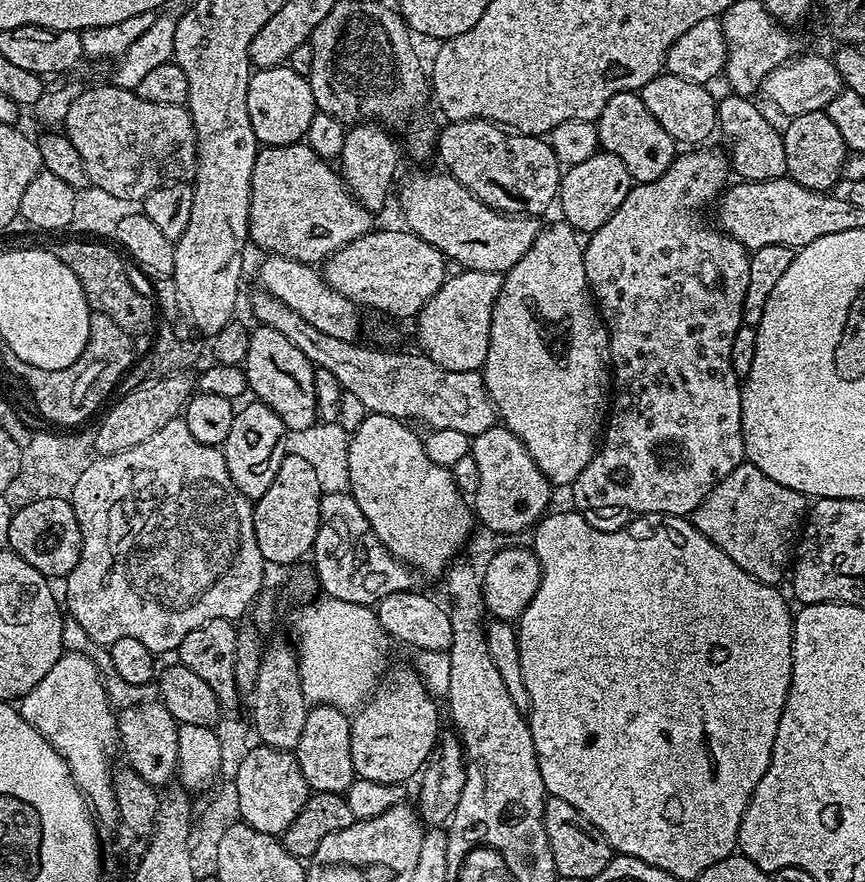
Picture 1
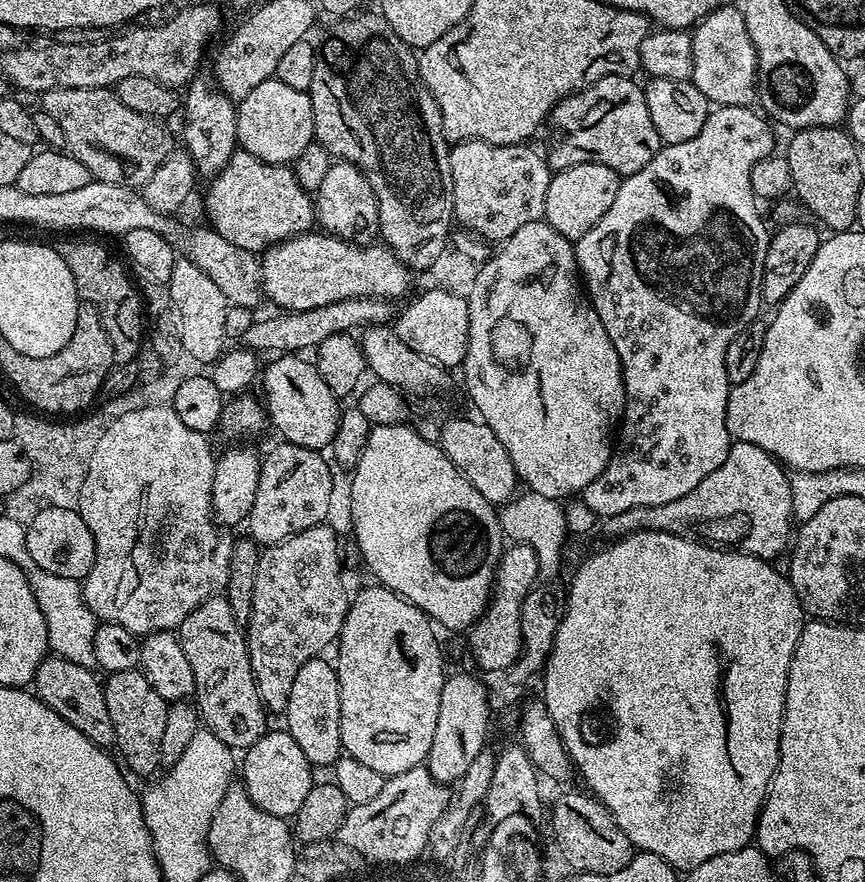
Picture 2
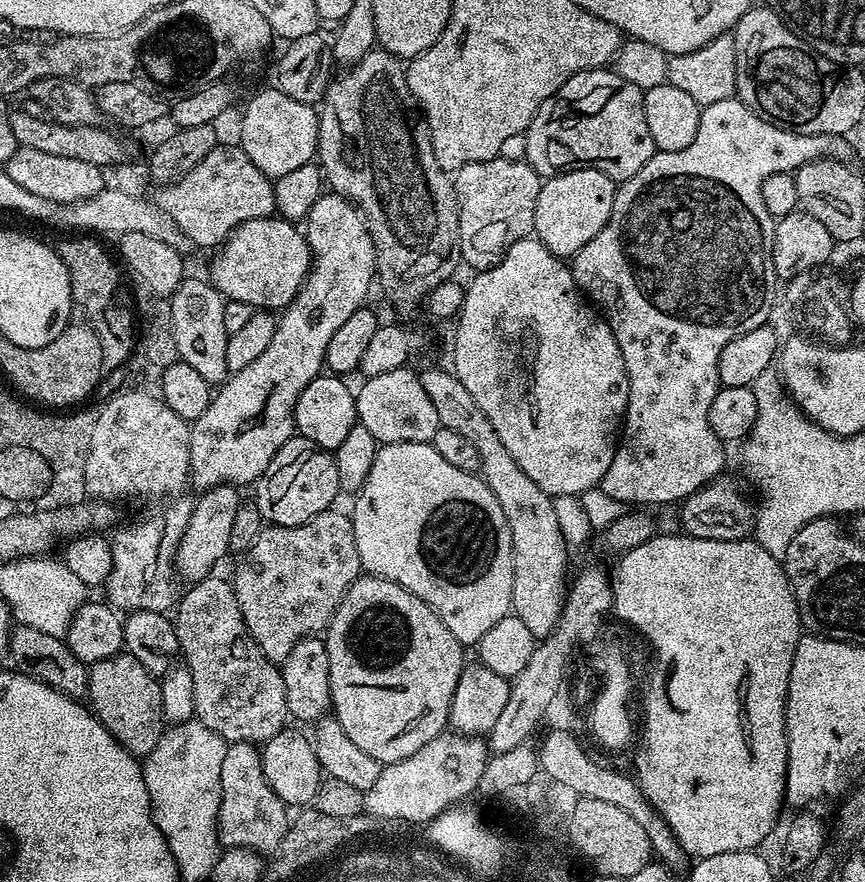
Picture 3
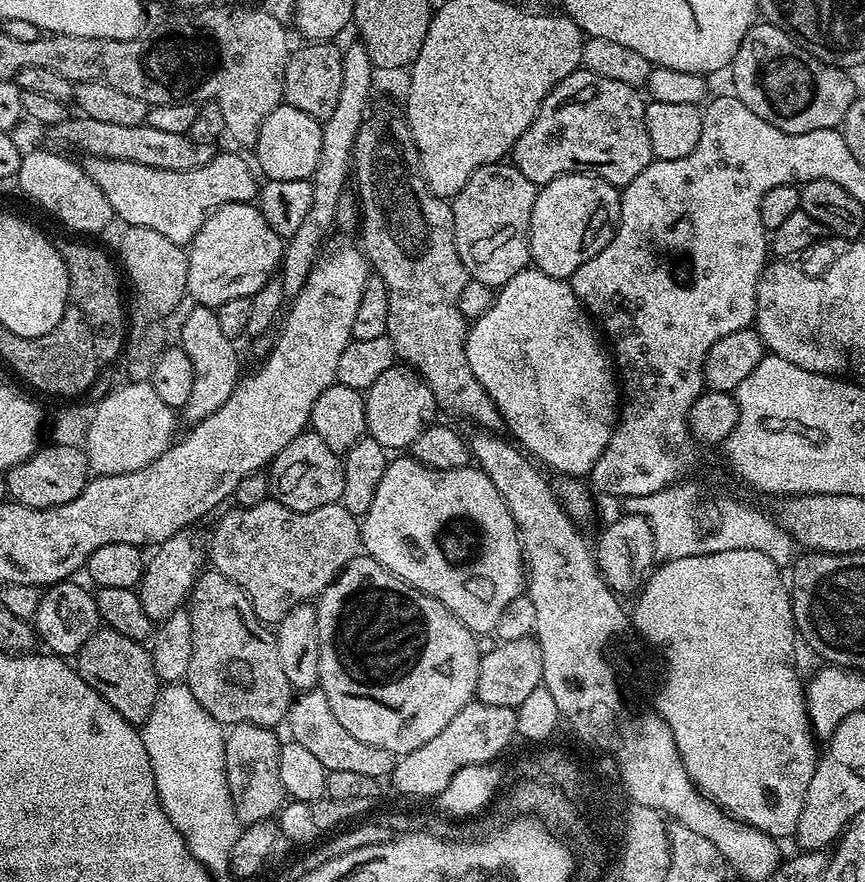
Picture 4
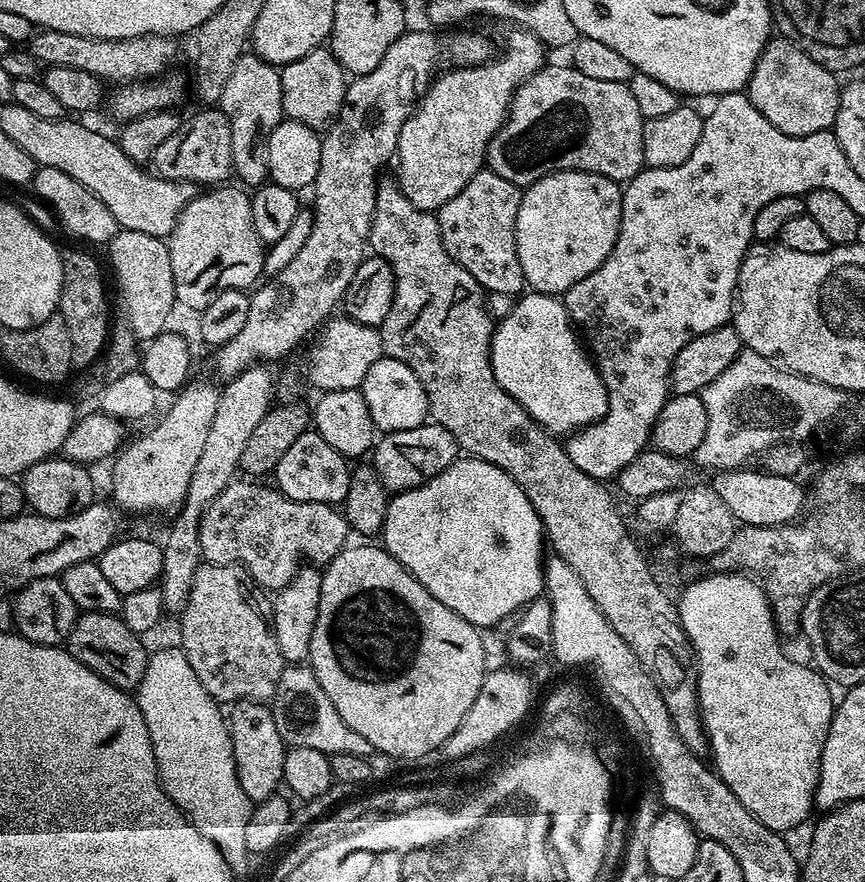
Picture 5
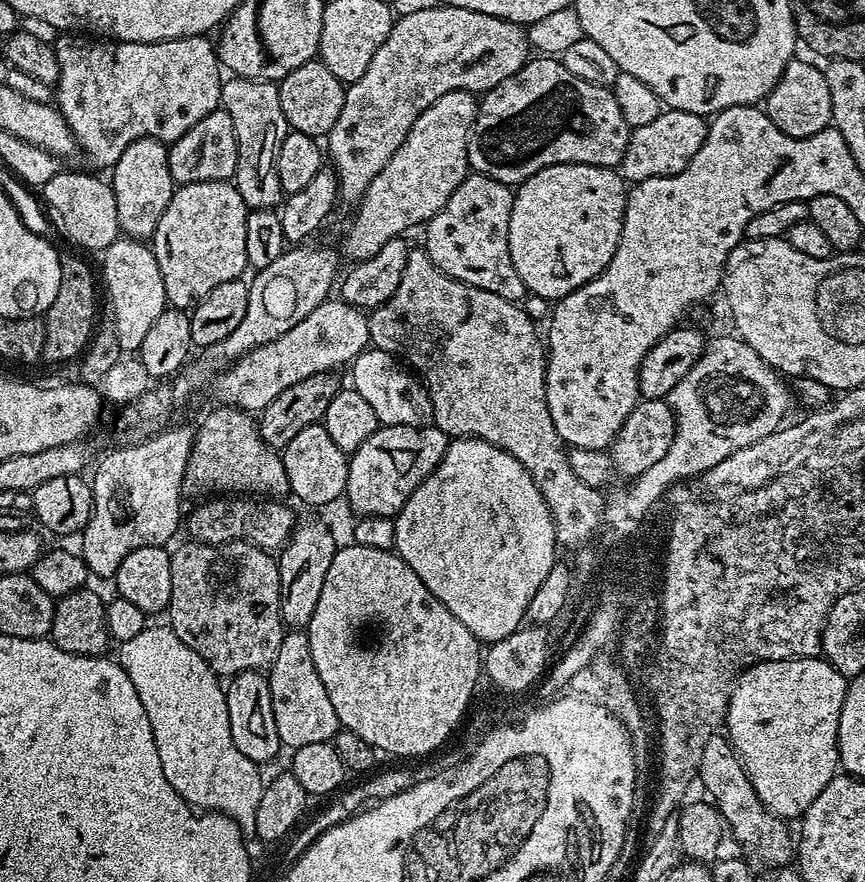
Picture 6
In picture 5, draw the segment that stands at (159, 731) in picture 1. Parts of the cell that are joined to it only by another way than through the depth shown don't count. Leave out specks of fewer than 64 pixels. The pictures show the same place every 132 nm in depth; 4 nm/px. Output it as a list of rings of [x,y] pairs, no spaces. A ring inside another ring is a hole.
[[[80,612],[68,635],[66,651],[116,688],[135,690],[142,682],[142,674],[146,674],[150,655],[149,649],[144,649],[140,640],[143,639],[132,632],[119,615],[111,612]]]

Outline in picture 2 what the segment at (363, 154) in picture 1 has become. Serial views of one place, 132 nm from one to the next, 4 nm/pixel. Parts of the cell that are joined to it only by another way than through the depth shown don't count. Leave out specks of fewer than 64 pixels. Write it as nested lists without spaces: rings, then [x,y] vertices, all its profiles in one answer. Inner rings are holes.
[[[334,162],[322,181],[322,186],[314,194],[314,203],[316,224],[327,235],[361,246],[373,243],[379,237],[380,214],[376,191],[356,165]]]

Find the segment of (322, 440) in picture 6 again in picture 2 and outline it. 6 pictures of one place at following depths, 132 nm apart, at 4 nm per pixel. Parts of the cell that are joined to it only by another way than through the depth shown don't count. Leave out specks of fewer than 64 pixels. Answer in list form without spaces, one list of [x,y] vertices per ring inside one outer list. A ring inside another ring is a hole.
[[[287,442],[280,445],[267,457],[263,457],[258,478],[258,494],[254,498],[252,512],[246,521],[247,535],[257,545],[281,544],[302,530],[325,523],[332,508],[332,472],[334,468],[315,448],[298,446]]]

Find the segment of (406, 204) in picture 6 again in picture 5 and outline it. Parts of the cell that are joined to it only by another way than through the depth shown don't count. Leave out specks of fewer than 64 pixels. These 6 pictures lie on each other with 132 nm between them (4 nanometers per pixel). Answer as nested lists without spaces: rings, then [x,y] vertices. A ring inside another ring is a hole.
[[[519,30],[509,32],[512,33],[504,44],[504,53],[501,56],[499,53],[485,64],[452,66],[449,67],[449,72],[441,71],[428,85],[428,91],[421,96],[416,111],[402,126],[394,160],[395,163],[400,163],[400,190],[406,194],[406,198],[410,198],[410,202],[414,202],[414,206],[427,212],[436,212],[443,204],[450,202],[450,198],[454,198],[454,194],[458,194],[462,186],[466,186],[466,182],[474,178],[476,172],[485,167],[488,144],[508,117],[513,92],[518,91],[525,80],[545,67],[546,49],[538,37]]]

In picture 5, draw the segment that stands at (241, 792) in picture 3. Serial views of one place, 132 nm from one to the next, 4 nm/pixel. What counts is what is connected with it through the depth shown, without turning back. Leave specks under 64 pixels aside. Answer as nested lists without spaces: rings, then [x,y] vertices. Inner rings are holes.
[[[241,700],[231,709],[231,712],[228,733],[232,739],[238,782],[242,790],[246,790],[246,798],[259,802],[277,795],[278,789],[284,782],[286,745],[282,734],[278,734],[278,726],[274,722],[271,707],[258,700]]]

